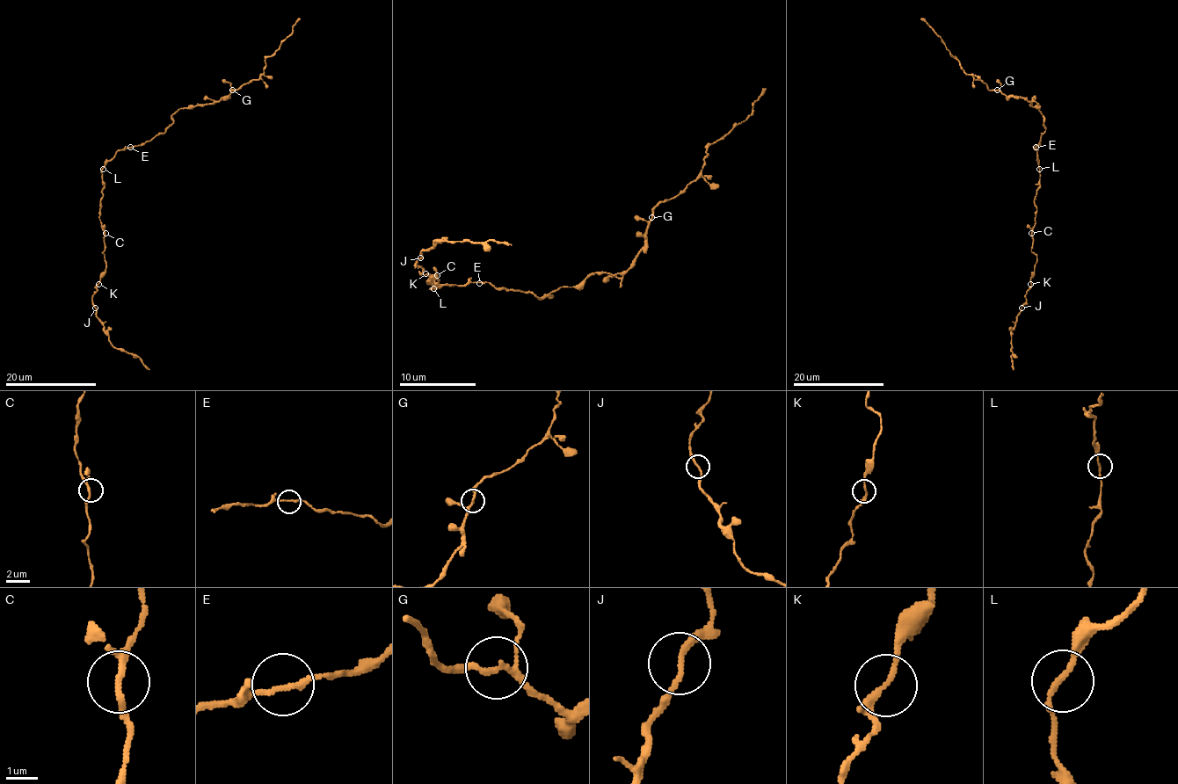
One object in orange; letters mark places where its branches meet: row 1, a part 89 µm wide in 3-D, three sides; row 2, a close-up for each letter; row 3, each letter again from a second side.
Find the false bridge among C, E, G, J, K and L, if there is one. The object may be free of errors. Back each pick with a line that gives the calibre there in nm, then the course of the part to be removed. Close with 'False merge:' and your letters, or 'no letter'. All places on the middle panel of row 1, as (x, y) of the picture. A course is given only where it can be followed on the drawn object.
False merge: no letter

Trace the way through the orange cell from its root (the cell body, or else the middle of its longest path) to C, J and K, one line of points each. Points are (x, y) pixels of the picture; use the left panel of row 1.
C: (130, 148), (120, 149), (102, 170), (104, 187), (99, 221), (105, 233)
J: (130, 148), (120, 149), (102, 170), (104, 187), (99, 221), (104, 232), (105, 273), (91, 299), (95, 308)
K: (130, 148), (120, 149), (102, 170), (104, 187), (99, 221), (104, 232), (105, 273), (98, 284)

